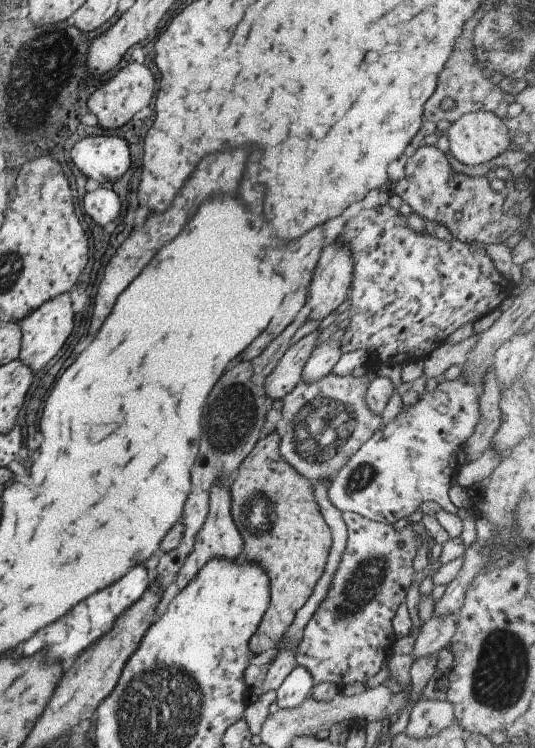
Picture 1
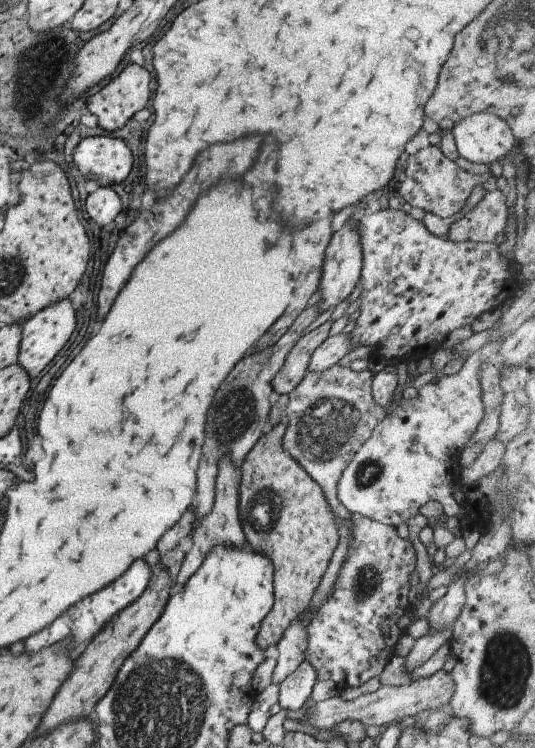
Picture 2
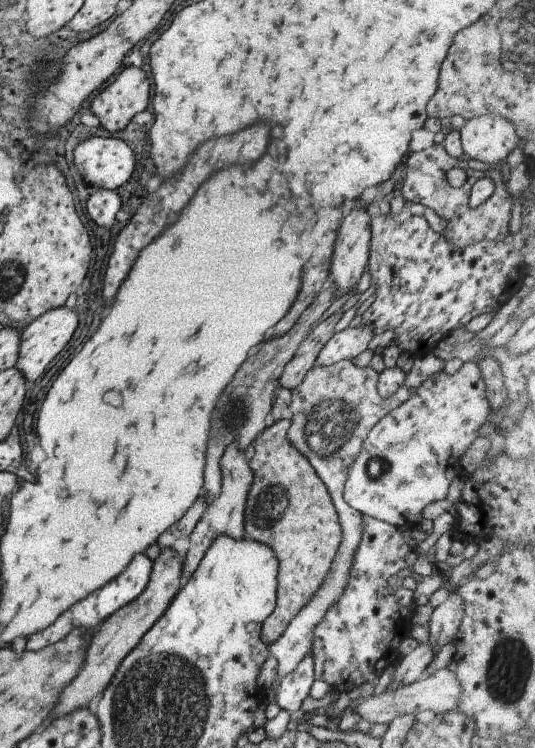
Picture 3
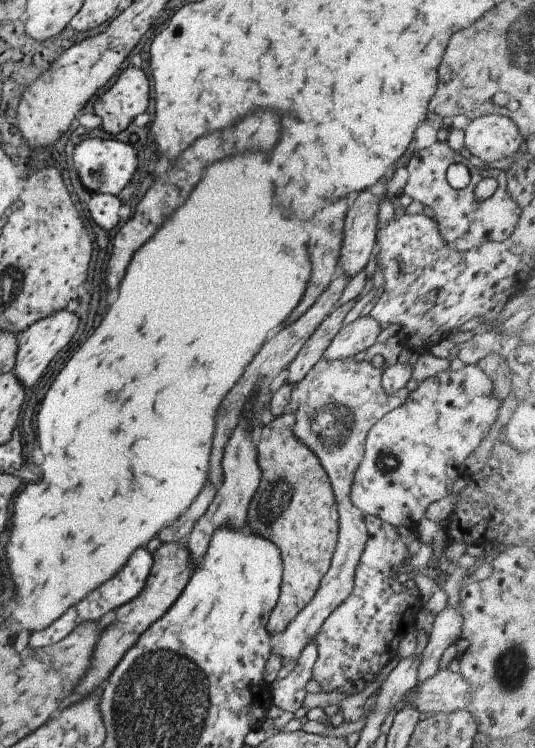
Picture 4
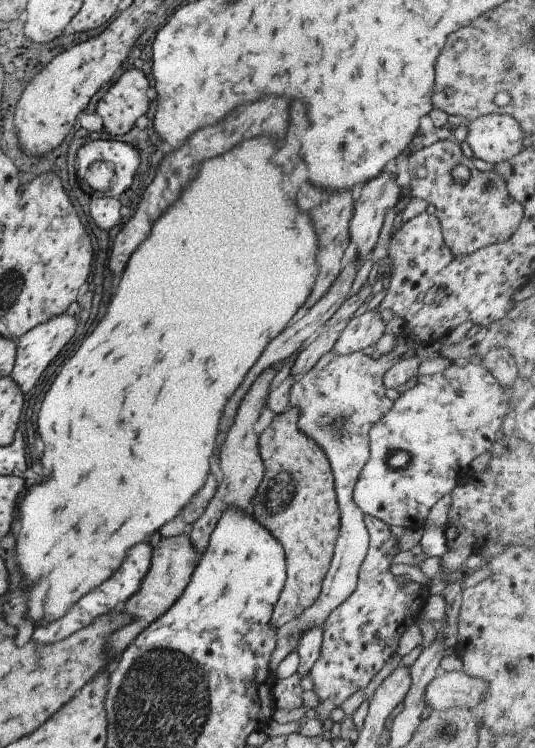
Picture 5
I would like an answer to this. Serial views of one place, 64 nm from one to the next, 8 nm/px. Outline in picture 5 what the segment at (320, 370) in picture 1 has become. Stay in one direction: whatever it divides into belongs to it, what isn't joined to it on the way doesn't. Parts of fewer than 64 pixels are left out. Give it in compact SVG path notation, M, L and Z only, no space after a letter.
M378 308L366 310L362 315L350 320L350 324L344 328L340 338L336 340L332 352L352 354L352 352L364 350L366 346L376 344L385 334L386 324L382 316L378 314Z

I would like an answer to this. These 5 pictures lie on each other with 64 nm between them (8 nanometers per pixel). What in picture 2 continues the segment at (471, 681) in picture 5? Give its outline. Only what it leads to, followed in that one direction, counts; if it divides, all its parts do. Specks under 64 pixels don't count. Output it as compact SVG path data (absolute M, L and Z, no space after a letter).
M438 669L430 677L420 680L412 678L410 684L401 686L381 686L375 692L364 694L354 700L346 701L339 694L327 700L317 702L306 710L304 724L318 730L336 730L344 720L358 720L366 726L376 724L385 728L390 723L401 721L406 716L414 716L426 710L444 710L450 708L450 698L454 694L454 680L451 673Z

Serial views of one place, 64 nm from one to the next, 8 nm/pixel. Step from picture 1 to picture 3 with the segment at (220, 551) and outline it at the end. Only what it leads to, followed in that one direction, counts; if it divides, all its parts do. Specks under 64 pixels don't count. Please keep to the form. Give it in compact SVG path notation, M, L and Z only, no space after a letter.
M238 442L228 444L220 459L222 470L222 486L218 496L206 507L206 512L194 527L190 536L190 547L183 561L182 576L184 582L190 578L201 563L210 545L218 536L230 536L230 538L242 538L246 536L244 528L246 500L250 494L250 486L254 484L254 472L250 470L250 460L247 460L246 450L240 450Z

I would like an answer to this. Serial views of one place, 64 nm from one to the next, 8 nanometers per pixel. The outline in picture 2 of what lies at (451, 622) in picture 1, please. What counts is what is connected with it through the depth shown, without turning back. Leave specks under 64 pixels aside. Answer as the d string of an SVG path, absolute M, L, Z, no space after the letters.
M430 627L428 634L417 639L412 650L404 657L408 675L413 678L414 670L429 660L440 646L450 641L451 637L450 628L434 630Z

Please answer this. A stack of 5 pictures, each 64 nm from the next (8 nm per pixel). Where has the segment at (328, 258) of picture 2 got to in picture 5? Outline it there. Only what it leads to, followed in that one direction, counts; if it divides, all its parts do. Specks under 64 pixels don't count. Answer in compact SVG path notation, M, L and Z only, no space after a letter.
M392 166L382 170L380 176L376 176L368 181L362 188L362 193L354 205L354 216L350 220L350 241L356 246L356 260L361 264L366 258L369 258L372 250L377 245L378 236L385 220L386 213L389 209L395 208L398 201L404 197L406 192L398 186L395 177L396 172Z

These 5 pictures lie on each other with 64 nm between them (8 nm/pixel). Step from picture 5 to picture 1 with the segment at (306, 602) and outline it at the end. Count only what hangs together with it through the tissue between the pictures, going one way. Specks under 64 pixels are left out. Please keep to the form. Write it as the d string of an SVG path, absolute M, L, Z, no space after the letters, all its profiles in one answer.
M279 426L272 434L262 436L246 456L242 464L233 475L230 482L230 496L232 496L232 520L237 525L238 532L244 540L243 558L254 564L262 564L270 578L271 599L269 610L266 610L256 634L250 637L250 650L254 654L262 654L266 650L276 647L280 639L292 624L296 612L304 606L316 582L326 566L326 558L332 547L332 534L314 497L314 482L296 472L280 454L280 439L282 427Z

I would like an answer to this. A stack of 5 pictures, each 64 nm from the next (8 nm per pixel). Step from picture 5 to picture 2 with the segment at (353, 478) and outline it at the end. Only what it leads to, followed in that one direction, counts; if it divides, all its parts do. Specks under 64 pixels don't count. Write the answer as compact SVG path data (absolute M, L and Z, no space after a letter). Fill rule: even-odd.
M339 363L324 370L324 372L308 371L302 382L298 384L292 392L289 392L287 399L287 407L284 416L288 428L284 433L283 445L284 452L290 454L292 459L296 460L312 480L321 486L326 500L330 507L335 512L345 525L350 530L350 540L352 540L352 512L344 508L344 504L338 500L338 480L342 478L342 473L346 466L350 464L350 459L360 450L362 444L370 438L370 434L375 426L378 426L382 419L388 414L388 409L392 405L378 406L374 396L372 396L372 383L374 374L370 369L361 372L356 372L350 366L340 366ZM316 610L312 611L308 617L304 613L302 612L299 618L293 620L276 644L278 659L272 673L272 684L282 684L305 661L304 652L308 646L306 628L312 622L312 616L316 614Z

